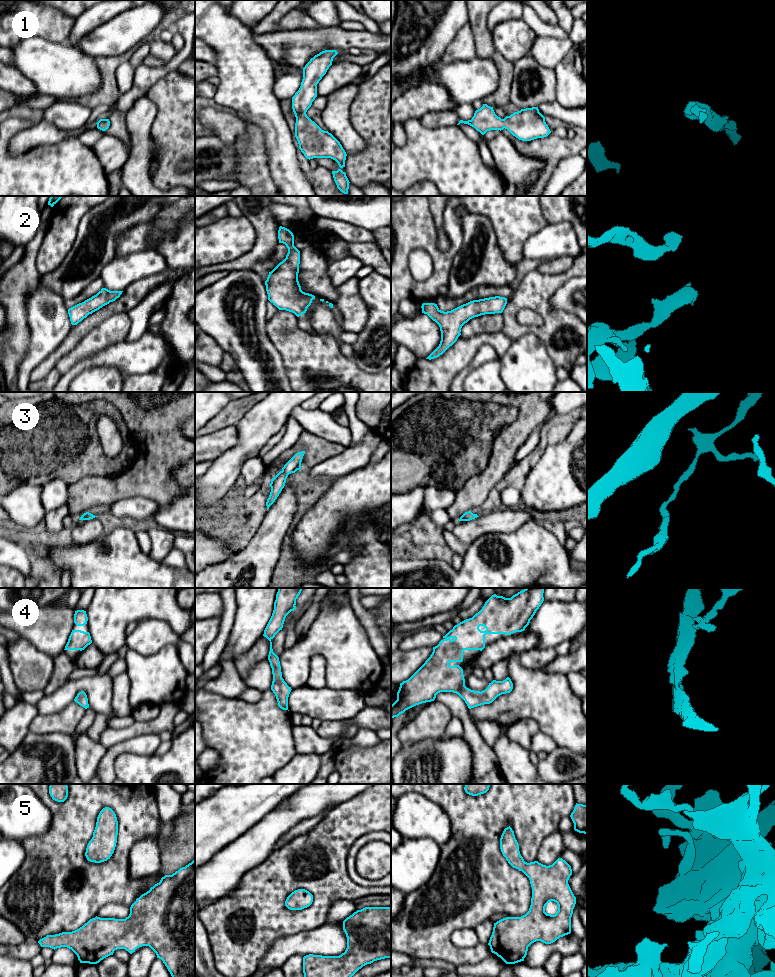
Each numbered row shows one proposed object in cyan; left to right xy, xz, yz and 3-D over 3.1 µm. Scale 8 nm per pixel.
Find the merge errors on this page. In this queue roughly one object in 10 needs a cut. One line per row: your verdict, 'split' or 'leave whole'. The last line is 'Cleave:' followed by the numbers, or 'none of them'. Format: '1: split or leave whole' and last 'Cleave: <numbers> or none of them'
1: leave whole
2: leave whole
3: leave whole
4: leave whole
5: leave whole
Cleave: none of them

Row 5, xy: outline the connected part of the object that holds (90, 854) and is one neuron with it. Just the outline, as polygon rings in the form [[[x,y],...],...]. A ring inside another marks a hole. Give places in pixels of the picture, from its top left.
[[[103,808],[96,822],[93,837],[89,841],[85,856],[88,861],[101,863],[110,859],[114,853],[118,835],[118,821],[115,812]]]

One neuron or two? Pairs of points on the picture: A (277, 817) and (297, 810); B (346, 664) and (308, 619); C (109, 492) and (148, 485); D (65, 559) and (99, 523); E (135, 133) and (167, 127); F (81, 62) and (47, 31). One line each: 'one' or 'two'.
A: one
B: two
C: one
D: two
E: two
F: two

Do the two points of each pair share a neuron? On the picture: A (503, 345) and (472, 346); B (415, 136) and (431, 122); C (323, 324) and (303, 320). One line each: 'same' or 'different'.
A: same
B: different
C: same

